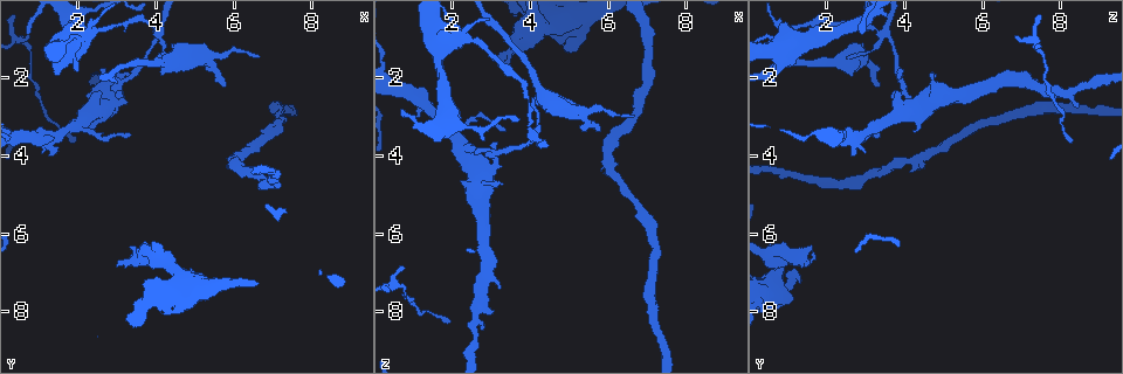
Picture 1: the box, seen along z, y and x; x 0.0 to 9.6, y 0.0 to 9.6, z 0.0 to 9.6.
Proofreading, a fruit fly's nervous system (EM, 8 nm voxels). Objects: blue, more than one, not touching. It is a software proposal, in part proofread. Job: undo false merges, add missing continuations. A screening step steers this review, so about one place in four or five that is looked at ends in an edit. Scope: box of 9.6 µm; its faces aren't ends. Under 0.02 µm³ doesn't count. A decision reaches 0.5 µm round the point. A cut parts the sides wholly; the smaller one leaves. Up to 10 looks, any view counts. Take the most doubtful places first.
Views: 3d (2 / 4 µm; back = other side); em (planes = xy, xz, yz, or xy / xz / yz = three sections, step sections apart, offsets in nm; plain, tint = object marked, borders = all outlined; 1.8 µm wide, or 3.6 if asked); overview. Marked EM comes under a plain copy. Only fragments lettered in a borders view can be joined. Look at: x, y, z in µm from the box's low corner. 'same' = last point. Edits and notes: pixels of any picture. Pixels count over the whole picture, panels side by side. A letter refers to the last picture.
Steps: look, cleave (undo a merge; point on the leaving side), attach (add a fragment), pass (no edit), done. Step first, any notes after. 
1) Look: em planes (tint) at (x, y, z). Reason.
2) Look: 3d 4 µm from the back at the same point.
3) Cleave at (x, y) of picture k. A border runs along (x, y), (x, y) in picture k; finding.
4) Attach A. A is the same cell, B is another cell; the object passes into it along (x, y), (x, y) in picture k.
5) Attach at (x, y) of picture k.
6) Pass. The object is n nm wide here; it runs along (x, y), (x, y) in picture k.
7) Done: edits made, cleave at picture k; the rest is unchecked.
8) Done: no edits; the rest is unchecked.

Look: 3d 2 µm at (2.45, 0.75, 1.05). Calibre changes.

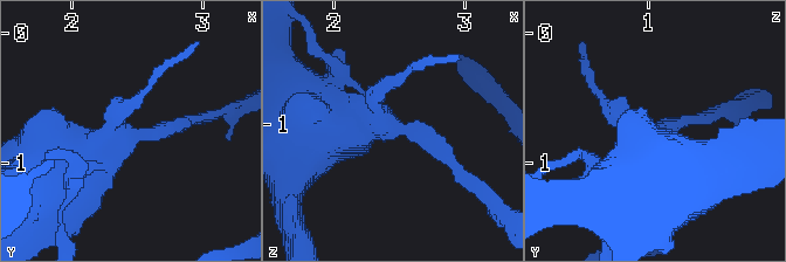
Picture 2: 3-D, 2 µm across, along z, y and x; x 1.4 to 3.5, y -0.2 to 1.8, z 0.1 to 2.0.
Look: em xz step 8 (borders) at (2.52, 0.80, 1.04). Now the EM.

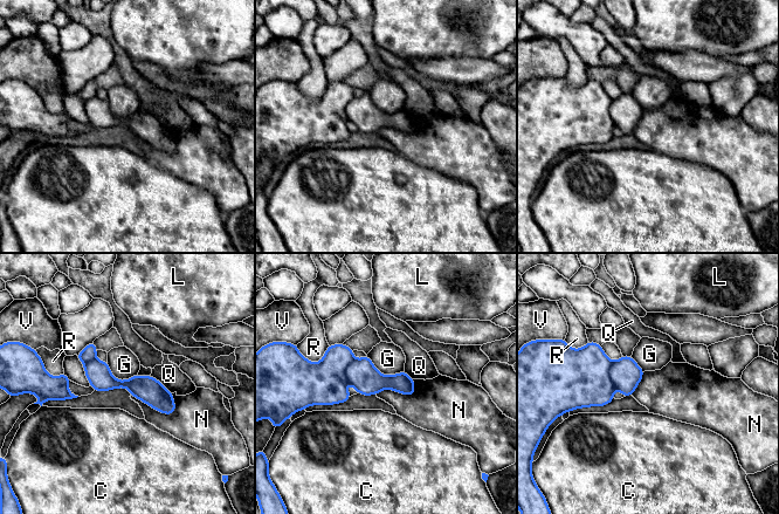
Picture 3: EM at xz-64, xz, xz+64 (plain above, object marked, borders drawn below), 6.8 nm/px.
Pass. C, G, L, N, Q, R and V are other cells; it runs along (81, 356), (172, 409) in picture 3; all the same cell.

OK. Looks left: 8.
Look: 3d 2 µm at (4.80, 7.00, 1.20). Branch stops here.

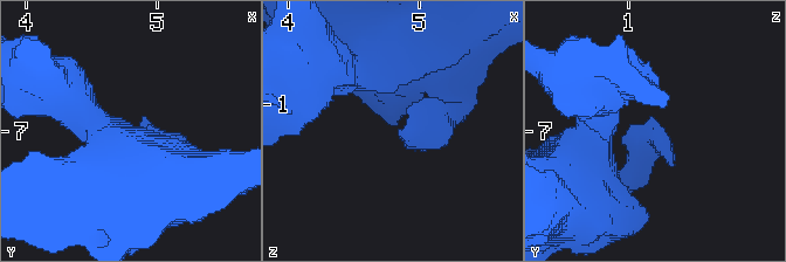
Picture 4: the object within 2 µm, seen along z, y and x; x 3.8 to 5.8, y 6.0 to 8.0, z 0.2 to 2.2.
Look: em xz step 4 (tint) at (4.88, 6.94, 1.24).

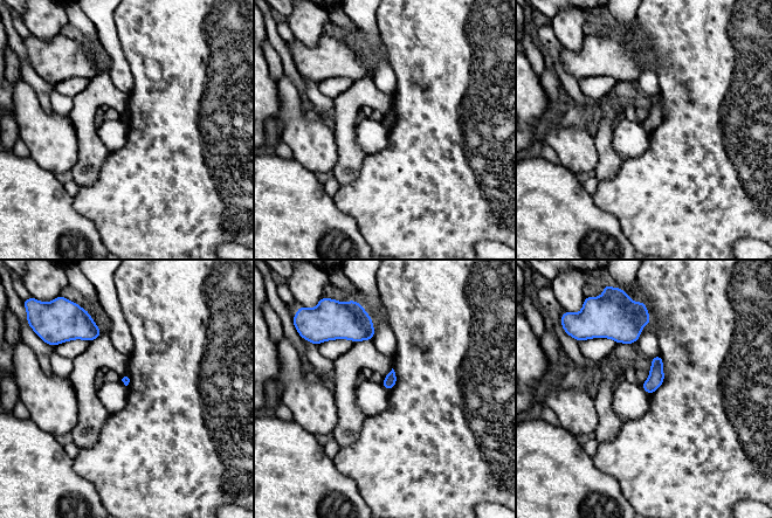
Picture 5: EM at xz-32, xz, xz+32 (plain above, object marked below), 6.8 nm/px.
Look: em planes (borders) at the same point. Cut it another way.

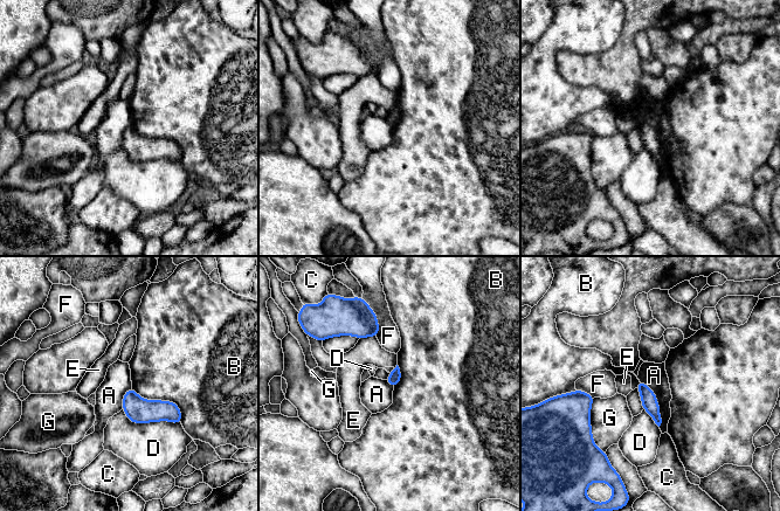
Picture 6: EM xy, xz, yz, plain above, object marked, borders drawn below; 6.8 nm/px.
Pass. A, B, C, D, E, F and G are other cells; a border runs along (639, 379), (655, 395), (660, 426) in picture 6; no lettered fragment goes on from it.

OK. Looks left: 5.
Look: 3d 4 µm at (5.75, 2.20, 3.35). Branch stops here.

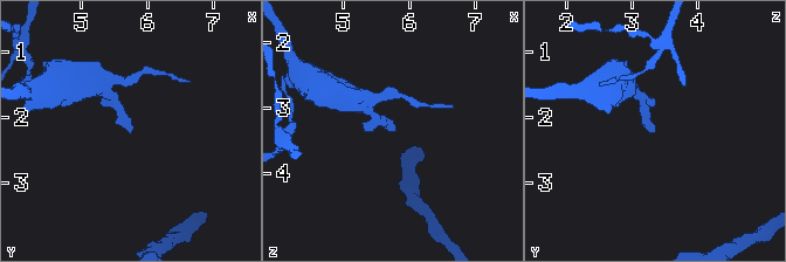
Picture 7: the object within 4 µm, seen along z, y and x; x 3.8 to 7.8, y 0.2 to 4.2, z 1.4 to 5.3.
Look: em 3.6 µm yz step 4 (borders) at (5.75, 2.25, 3.35). Now the EM.

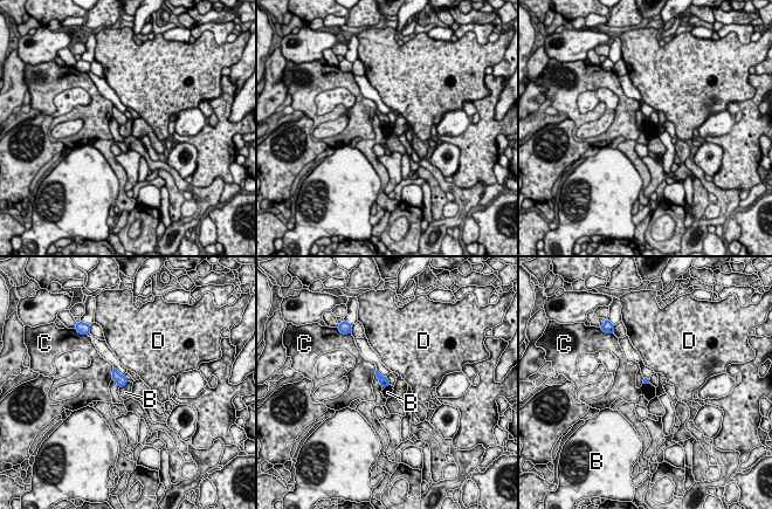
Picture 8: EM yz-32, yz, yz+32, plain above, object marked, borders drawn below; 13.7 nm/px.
Look: em 3.6 µm planes (borders) at the same point. Cut it another way.

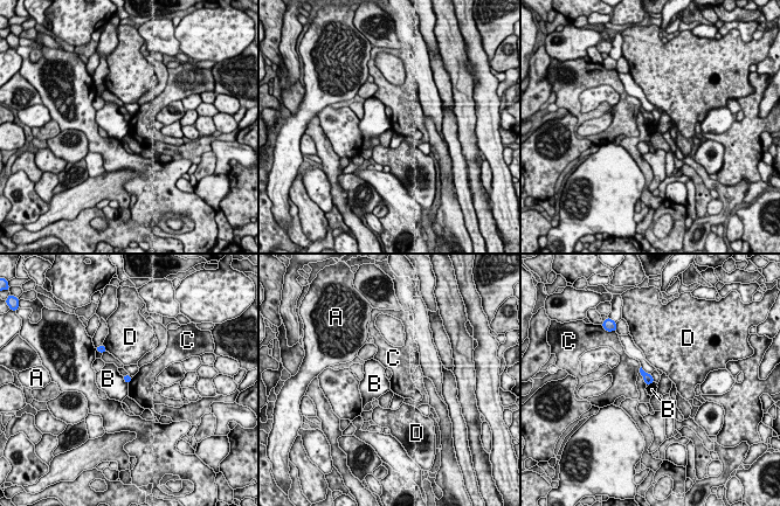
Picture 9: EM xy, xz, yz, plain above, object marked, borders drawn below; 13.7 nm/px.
Pass. A, B, C and D are other cells; a border runs along (122, 376), (128, 383) in picture 9; none of them fits.

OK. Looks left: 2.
Look: em 3.6 µm xz step 8 (borders) at (2.85, 2.60, 4.50). Three-way junction.

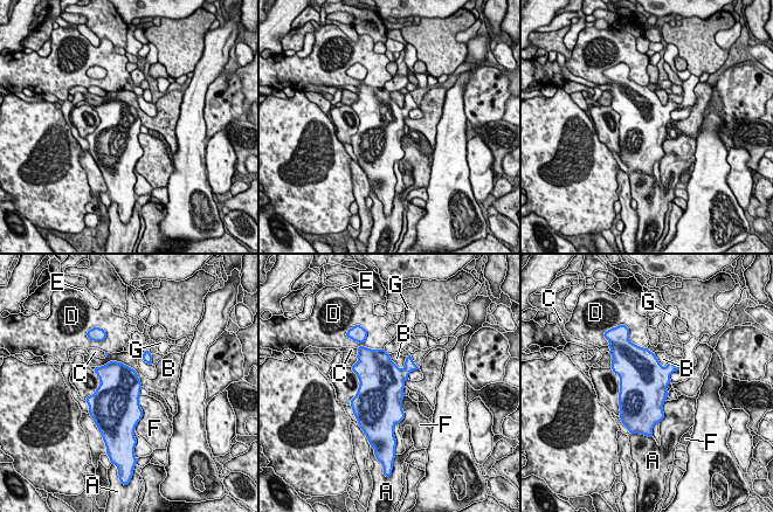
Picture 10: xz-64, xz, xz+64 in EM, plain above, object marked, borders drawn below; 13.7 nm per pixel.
Pass. A, B, C, D, E, F and G are other cells; a border runs along (95, 366), (121, 361), (142, 386) in picture 10; continuous, no second cell.

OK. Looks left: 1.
Done: no edits; the rest is unchecked.

